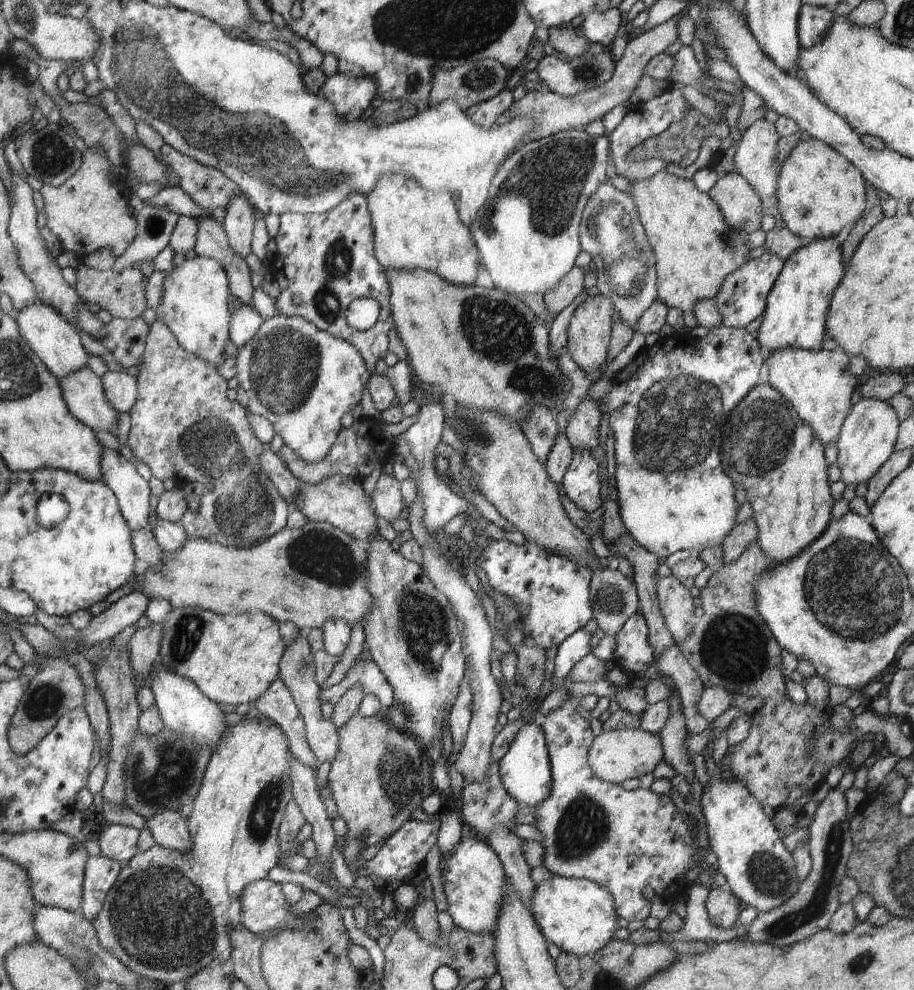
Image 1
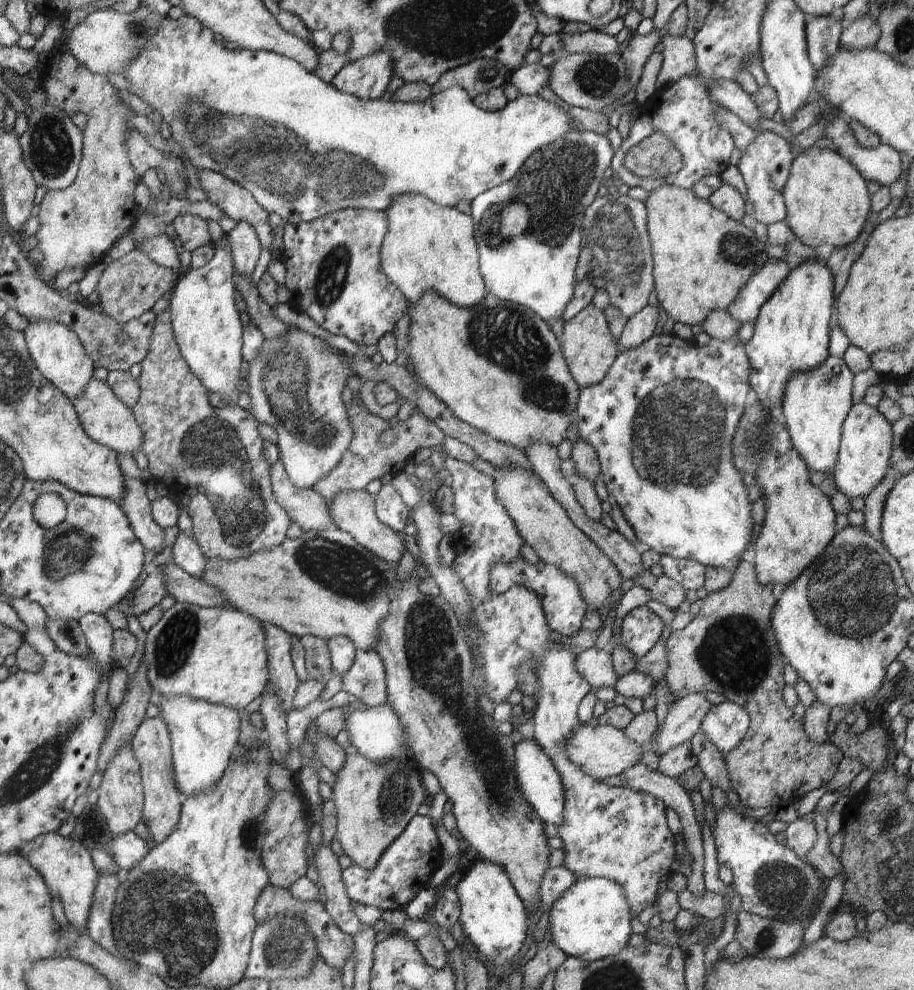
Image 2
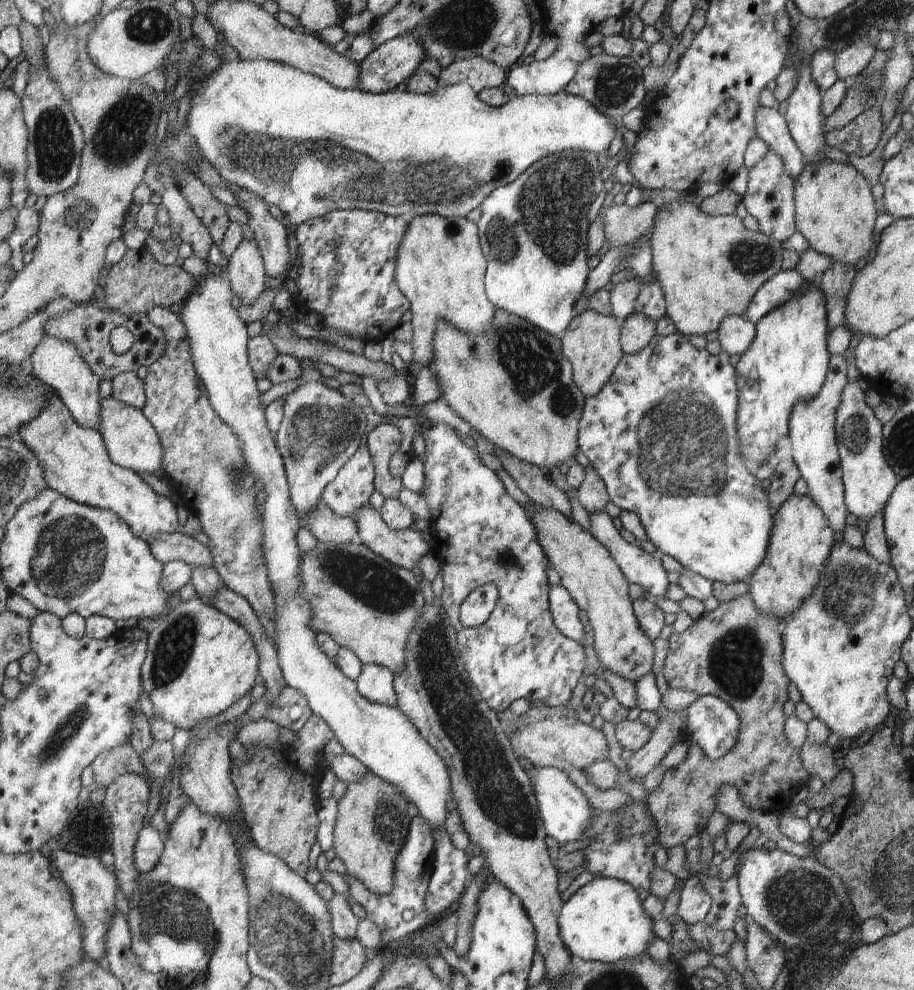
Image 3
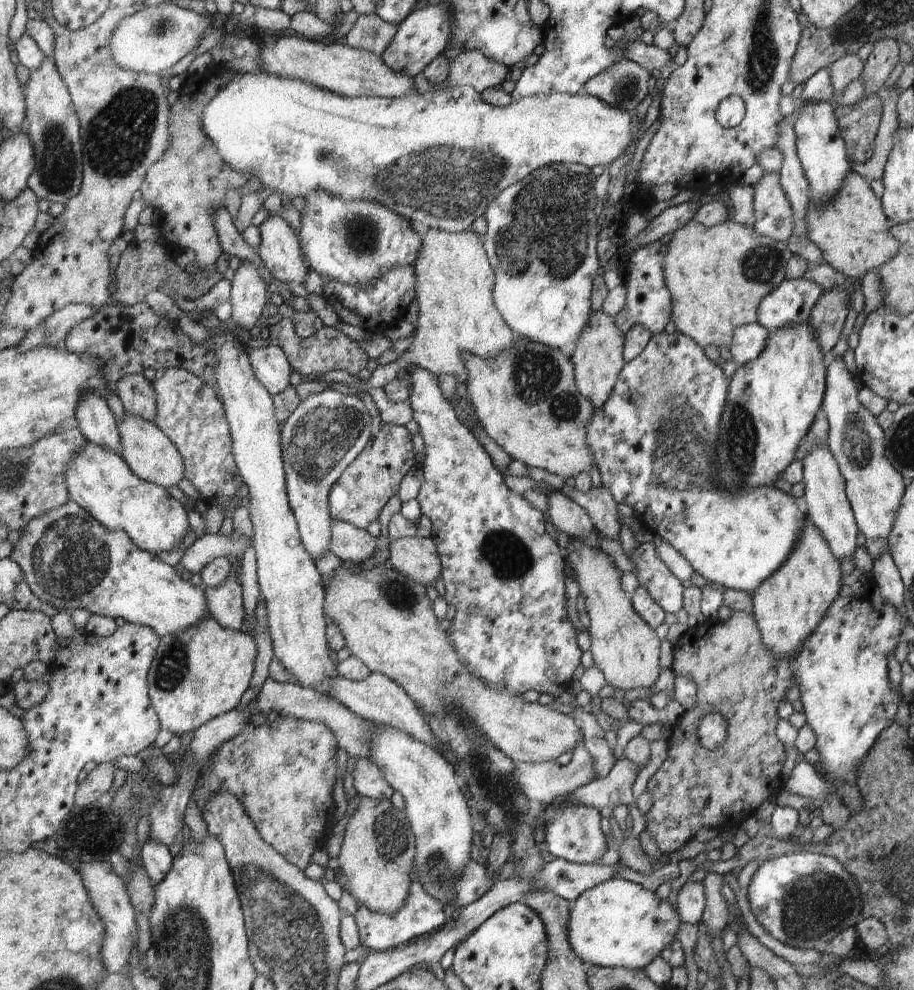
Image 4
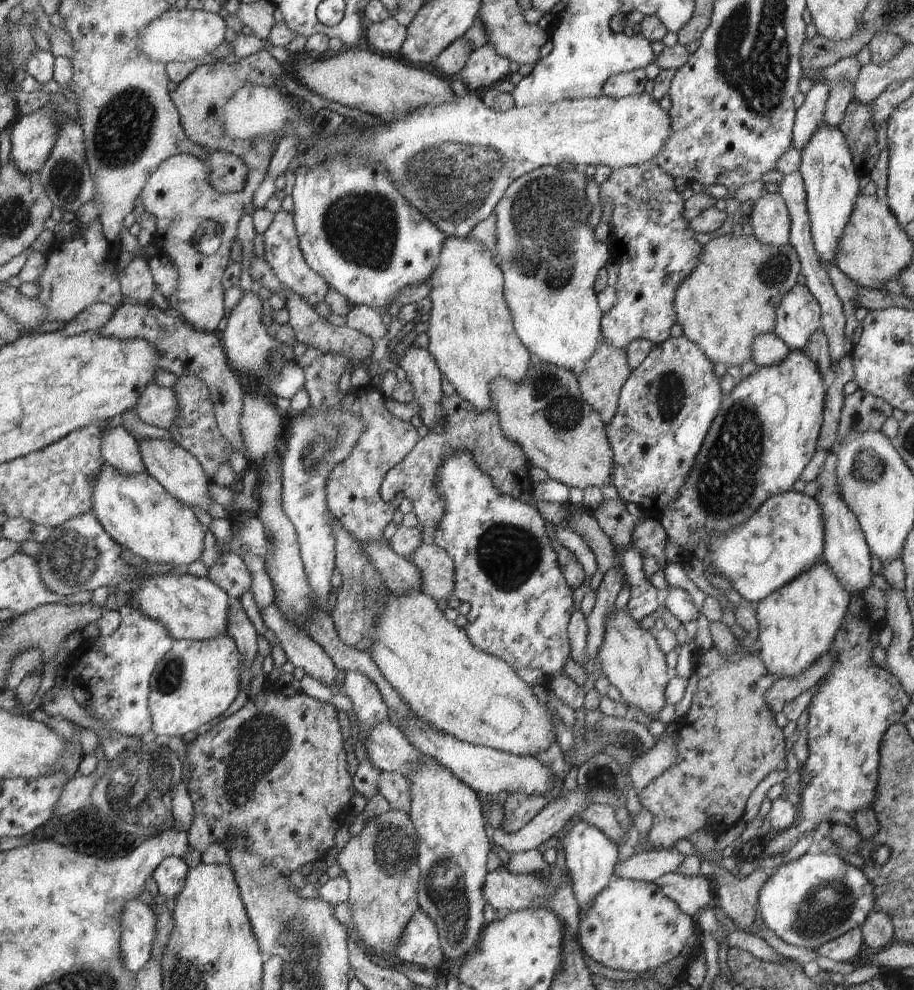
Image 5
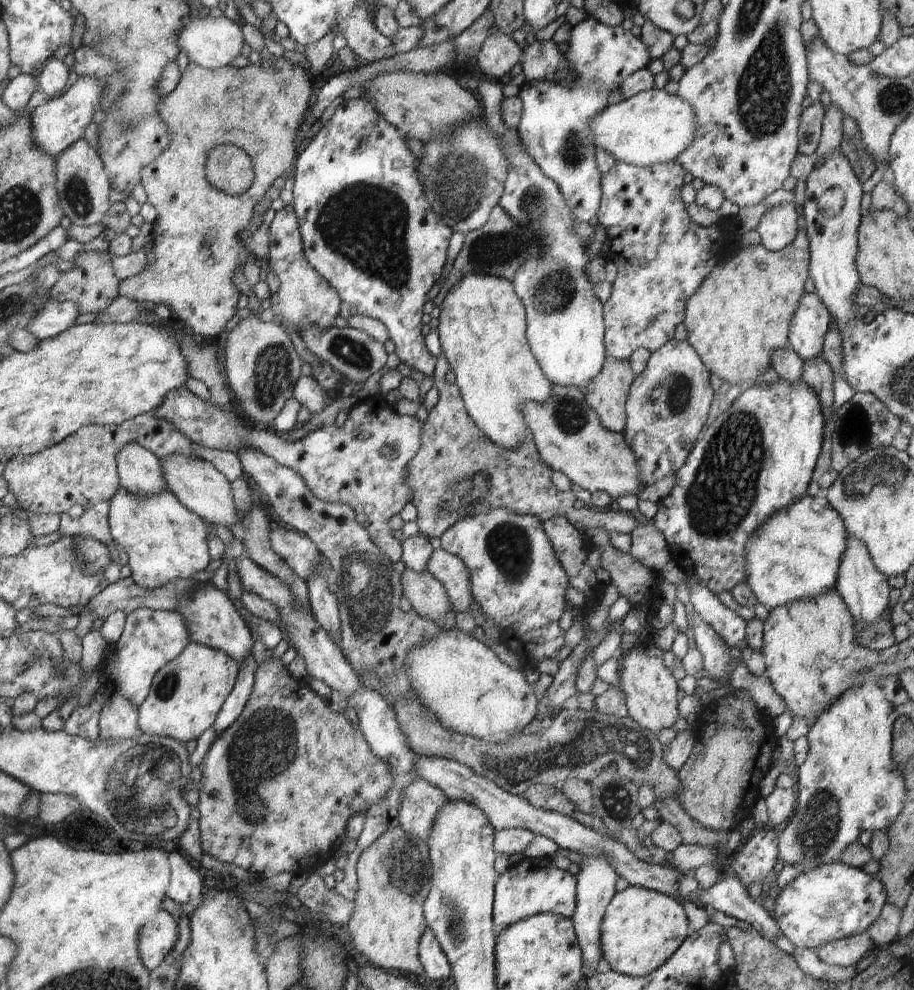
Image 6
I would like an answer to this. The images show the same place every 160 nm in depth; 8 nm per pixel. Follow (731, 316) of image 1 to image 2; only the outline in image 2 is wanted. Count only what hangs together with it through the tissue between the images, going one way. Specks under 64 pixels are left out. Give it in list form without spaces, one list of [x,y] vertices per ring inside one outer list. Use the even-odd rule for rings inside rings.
[[[772,258],[766,261],[762,268],[753,272],[749,281],[739,290],[734,302],[726,310],[728,314],[740,324],[754,322],[762,305],[785,280],[790,269],[784,260]]]

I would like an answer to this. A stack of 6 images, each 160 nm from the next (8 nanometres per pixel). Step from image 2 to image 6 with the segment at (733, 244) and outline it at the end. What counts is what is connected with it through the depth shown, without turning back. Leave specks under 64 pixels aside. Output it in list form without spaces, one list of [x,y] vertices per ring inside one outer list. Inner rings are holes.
[[[803,228],[788,246],[776,252],[766,250],[761,244],[741,247],[728,261],[722,258],[702,281],[686,301],[683,323],[687,330],[687,341],[700,355],[710,374],[716,374],[731,385],[752,385],[766,366],[771,367],[773,350],[789,346],[789,326],[799,300],[806,292],[804,286],[809,276],[809,256],[809,240]]]

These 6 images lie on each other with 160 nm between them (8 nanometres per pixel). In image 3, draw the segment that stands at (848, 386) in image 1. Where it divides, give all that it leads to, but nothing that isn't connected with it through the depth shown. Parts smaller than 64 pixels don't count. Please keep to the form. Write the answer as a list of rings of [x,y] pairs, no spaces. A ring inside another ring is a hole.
[[[832,355],[828,372],[820,392],[809,401],[797,402],[789,418],[788,436],[792,442],[792,459],[801,477],[807,482],[812,500],[826,515],[830,528],[835,532],[844,530],[846,515],[849,512],[845,503],[845,490],[842,482],[841,460],[835,439],[835,418],[843,388],[849,383],[846,379],[846,359],[843,355]]]

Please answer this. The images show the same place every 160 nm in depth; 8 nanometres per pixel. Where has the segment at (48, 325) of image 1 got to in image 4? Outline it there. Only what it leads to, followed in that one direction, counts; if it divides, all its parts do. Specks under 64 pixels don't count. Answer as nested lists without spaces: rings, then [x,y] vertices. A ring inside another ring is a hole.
[[[87,390],[86,394],[82,394],[82,398],[78,400],[74,417],[78,421],[77,428],[82,430],[82,434],[86,436],[89,443],[102,446],[104,450],[110,450],[110,452],[121,456],[120,430],[118,430],[117,421],[103,398]]]

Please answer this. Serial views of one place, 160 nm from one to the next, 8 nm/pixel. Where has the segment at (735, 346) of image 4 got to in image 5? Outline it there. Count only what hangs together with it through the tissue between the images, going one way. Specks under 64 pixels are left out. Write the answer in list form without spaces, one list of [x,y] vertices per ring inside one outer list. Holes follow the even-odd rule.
[[[774,332],[759,334],[750,344],[751,359],[758,367],[781,363],[789,350],[789,346]]]

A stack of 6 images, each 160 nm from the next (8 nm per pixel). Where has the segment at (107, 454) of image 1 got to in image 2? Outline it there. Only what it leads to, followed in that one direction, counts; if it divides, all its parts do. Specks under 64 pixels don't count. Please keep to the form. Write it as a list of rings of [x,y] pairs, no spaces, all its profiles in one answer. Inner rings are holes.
[[[123,476],[125,493],[122,495],[121,509],[130,521],[136,538],[142,543],[150,557],[156,548],[164,549],[164,530],[151,515],[151,501],[146,496],[146,484],[137,478]]]

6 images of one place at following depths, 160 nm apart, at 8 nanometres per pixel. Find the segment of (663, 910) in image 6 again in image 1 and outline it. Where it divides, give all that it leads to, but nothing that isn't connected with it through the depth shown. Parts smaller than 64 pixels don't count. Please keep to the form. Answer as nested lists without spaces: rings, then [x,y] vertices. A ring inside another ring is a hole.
[[[553,875],[535,886],[531,913],[541,933],[562,951],[584,956],[602,950],[618,928],[612,895],[598,883],[576,877]]]

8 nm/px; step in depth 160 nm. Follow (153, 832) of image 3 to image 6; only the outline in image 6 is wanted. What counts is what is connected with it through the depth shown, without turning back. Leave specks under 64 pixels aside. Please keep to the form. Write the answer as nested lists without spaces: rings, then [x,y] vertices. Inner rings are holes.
[[[176,851],[168,855],[168,862],[171,873],[165,896],[177,904],[198,900],[204,892],[198,871]]]

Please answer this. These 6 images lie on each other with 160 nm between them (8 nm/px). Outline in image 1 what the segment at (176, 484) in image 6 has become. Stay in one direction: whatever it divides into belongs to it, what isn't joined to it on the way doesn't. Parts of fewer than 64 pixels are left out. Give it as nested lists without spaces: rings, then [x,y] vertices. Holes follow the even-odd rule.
[[[88,365],[58,379],[68,410],[94,432],[106,430],[115,435],[118,414],[105,397],[100,377]]]

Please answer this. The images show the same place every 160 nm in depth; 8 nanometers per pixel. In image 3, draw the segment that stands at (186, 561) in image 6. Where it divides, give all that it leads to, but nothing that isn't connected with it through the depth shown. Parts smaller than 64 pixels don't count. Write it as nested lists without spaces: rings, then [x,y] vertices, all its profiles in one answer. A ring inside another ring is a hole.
[[[56,393],[40,410],[38,418],[18,430],[16,437],[34,450],[34,454],[38,454],[46,484],[64,498],[114,512],[142,541],[148,542],[154,536],[158,538],[158,534],[174,534],[179,530],[181,524],[174,500],[156,494],[137,473],[114,464],[99,432],[77,424]]]

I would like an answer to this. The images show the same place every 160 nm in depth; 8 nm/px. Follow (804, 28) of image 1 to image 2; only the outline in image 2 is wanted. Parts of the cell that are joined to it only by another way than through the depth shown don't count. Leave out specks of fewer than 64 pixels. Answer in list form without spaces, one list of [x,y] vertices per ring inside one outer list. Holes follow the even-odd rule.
[[[830,15],[806,16],[805,37],[810,62],[821,71],[841,46],[841,32],[845,23]]]

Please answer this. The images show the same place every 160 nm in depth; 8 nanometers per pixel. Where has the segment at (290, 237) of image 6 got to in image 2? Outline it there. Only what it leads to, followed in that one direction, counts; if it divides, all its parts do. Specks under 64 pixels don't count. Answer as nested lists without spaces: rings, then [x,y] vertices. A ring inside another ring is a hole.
[[[198,169],[198,180],[206,201],[219,208],[226,216],[237,221],[251,224],[258,235],[262,248],[277,253],[272,244],[272,227],[269,223],[269,212],[266,212],[253,194],[232,182],[223,174]]]

